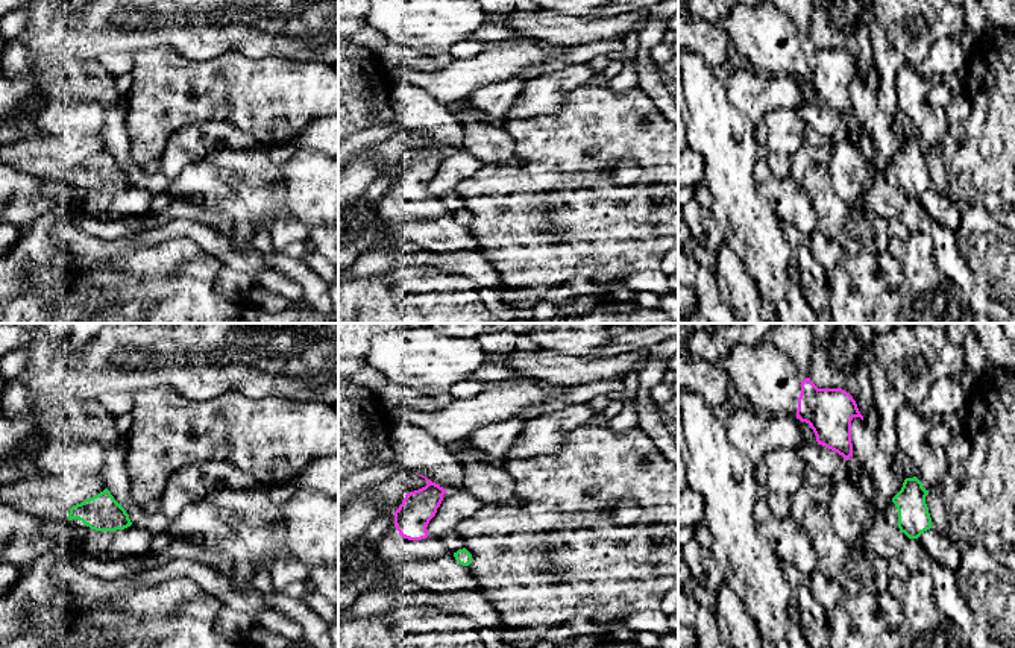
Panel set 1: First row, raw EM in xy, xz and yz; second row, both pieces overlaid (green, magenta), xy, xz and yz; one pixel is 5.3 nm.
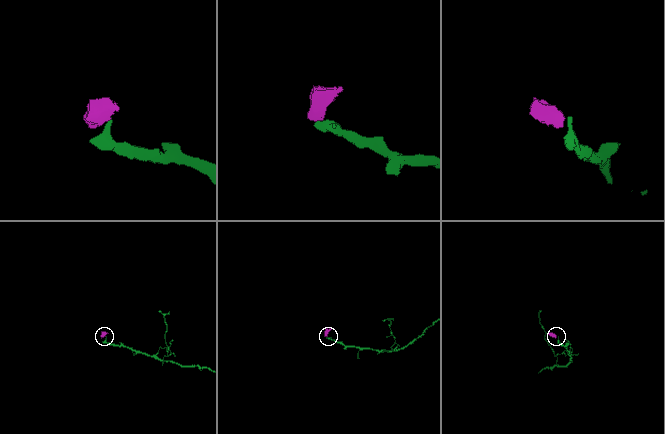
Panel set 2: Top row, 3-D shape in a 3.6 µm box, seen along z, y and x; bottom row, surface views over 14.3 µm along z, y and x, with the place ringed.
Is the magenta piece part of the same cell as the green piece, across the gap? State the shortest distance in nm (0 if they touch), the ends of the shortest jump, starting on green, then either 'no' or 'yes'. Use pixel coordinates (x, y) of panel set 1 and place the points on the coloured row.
170 nm | xz (454, 553), (428, 534) | no

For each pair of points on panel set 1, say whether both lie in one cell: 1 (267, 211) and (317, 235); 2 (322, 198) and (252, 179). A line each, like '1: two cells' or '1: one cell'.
1: two cells
2: one cell

